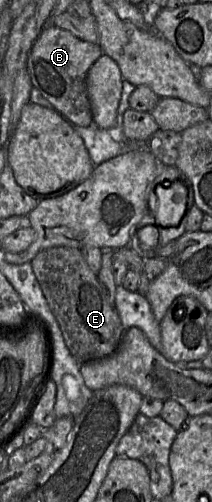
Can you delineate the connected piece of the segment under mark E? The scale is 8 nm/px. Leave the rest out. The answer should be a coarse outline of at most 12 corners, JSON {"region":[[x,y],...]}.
{"region":[[82,250],[31,261],[79,364],[112,355],[124,327]]}

